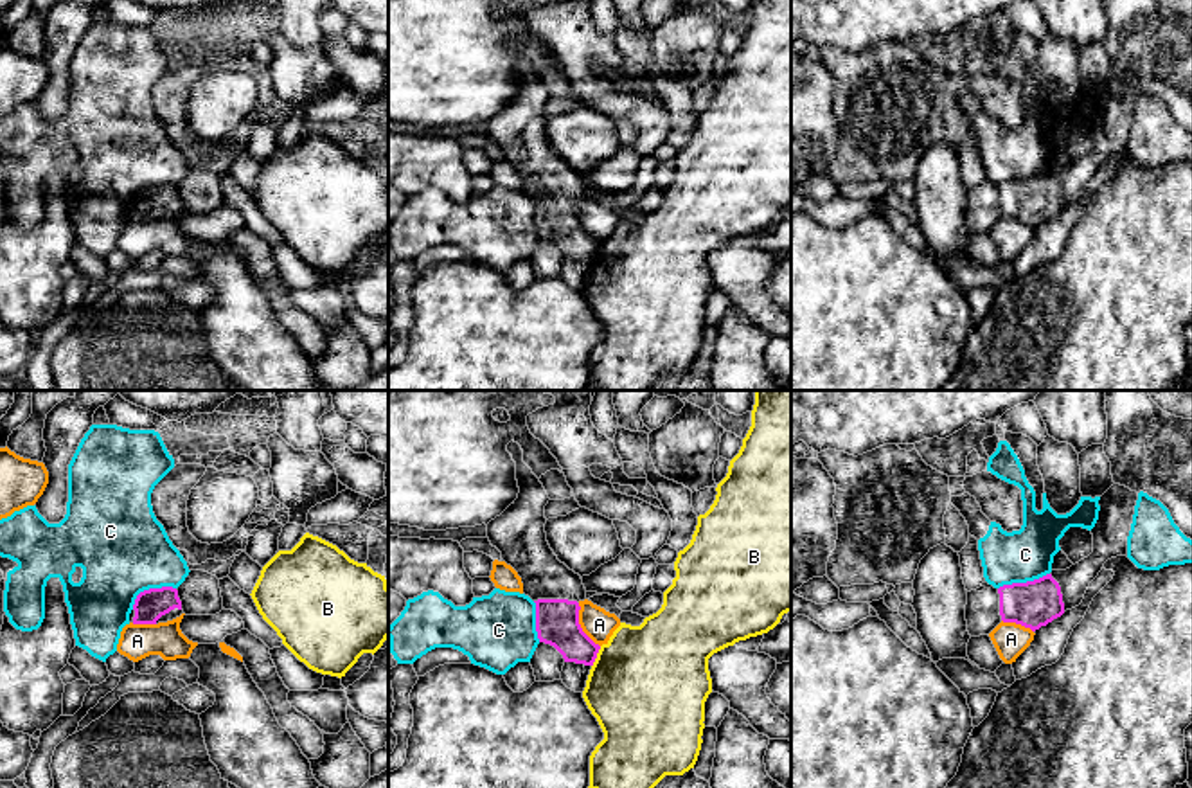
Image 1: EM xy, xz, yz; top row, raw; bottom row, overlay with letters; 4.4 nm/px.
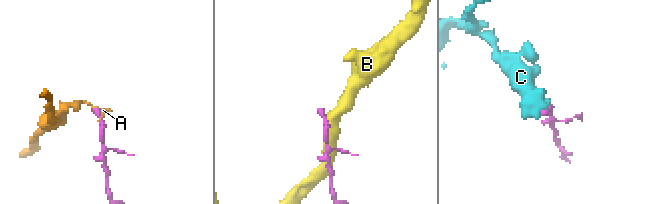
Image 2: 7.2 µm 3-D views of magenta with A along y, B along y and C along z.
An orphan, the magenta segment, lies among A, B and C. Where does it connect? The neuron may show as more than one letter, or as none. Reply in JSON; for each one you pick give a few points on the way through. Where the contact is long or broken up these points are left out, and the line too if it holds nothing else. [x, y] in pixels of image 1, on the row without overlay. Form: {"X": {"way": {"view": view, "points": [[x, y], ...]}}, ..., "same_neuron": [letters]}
{"same_neuron": []}

